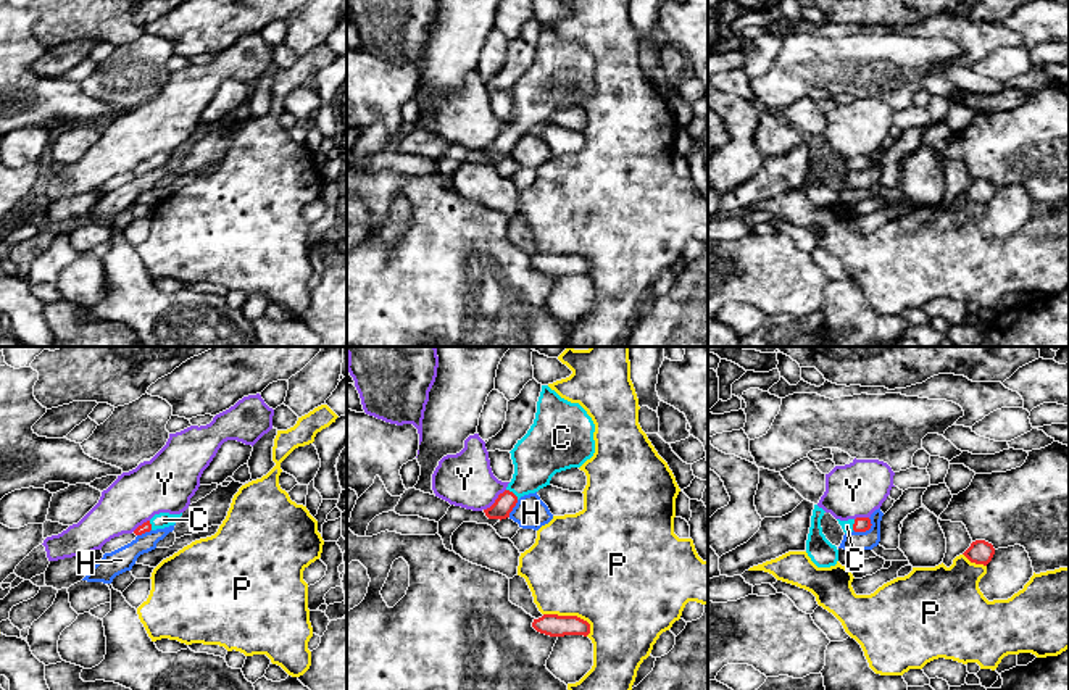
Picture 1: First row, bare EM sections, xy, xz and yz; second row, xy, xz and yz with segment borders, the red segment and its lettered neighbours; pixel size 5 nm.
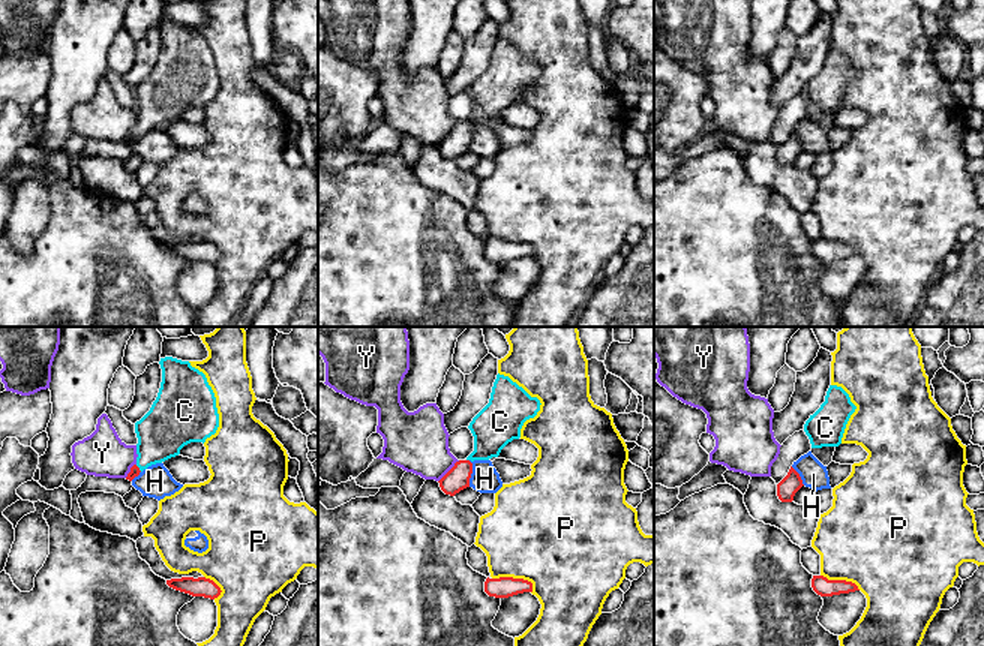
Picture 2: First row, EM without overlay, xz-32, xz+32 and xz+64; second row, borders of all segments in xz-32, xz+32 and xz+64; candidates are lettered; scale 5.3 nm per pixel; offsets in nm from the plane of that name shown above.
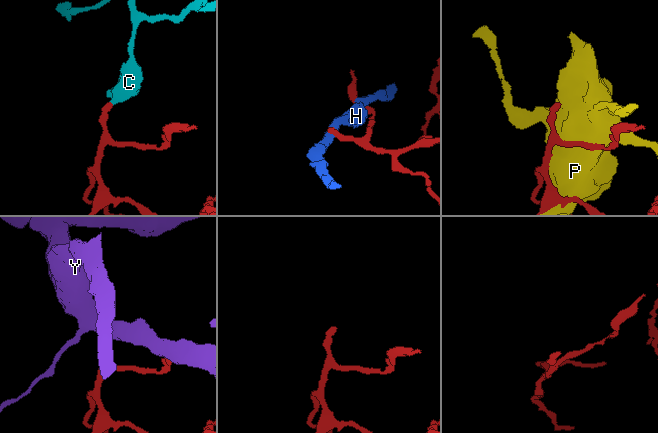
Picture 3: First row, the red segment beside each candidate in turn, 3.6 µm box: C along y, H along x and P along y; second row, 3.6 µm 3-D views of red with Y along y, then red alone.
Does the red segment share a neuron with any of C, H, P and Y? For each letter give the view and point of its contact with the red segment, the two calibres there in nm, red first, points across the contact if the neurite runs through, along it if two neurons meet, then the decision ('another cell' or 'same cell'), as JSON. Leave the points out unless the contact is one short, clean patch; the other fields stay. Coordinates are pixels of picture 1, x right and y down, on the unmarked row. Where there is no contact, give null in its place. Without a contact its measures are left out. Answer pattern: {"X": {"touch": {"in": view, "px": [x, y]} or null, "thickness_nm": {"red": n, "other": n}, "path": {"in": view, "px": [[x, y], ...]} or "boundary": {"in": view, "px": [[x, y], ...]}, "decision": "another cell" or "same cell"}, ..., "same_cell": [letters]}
{"C": {"touch": {"in": "xz", "px": [513, 133]}, "thickness_nm": {"red": 100, "other": 240}, "path": {"in": "xz", "px": [[503, 144], [513, 133], [531, 113], [540, 92]]}, "decision": "same cell"}, "H": {"touch": {"in": "yz", "px": [865, 170]}, "thickness_nm": {"red": 80, "other": 100}, "decision": "another cell"}, "P": {"touch": {"in": "xz", "px": [571, 255]}, "thickness_nm": {"red": 110, "other": 480}, "decision": "another cell"}, "Y": {"touch": {"in": "xz", "px": [495, 139]}, "thickness_nm": {"red": 100, "other": 280}, "decision": "another cell"}, "same_cell": ["C"]}

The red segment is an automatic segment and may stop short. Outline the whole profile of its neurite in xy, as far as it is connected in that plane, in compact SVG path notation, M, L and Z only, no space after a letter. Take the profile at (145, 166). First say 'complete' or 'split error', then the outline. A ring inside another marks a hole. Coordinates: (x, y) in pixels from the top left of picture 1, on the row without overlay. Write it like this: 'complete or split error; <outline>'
split error; M160 152L160 153L155 153L150 160L144 161L142 164L139 164L134 172L135 174L142 174L145 171L150 171L150 169L156 169L156 168L164 168L164 166L169 166L169 164L174 164L179 156L182 155L181 153L169 153L169 152Z

